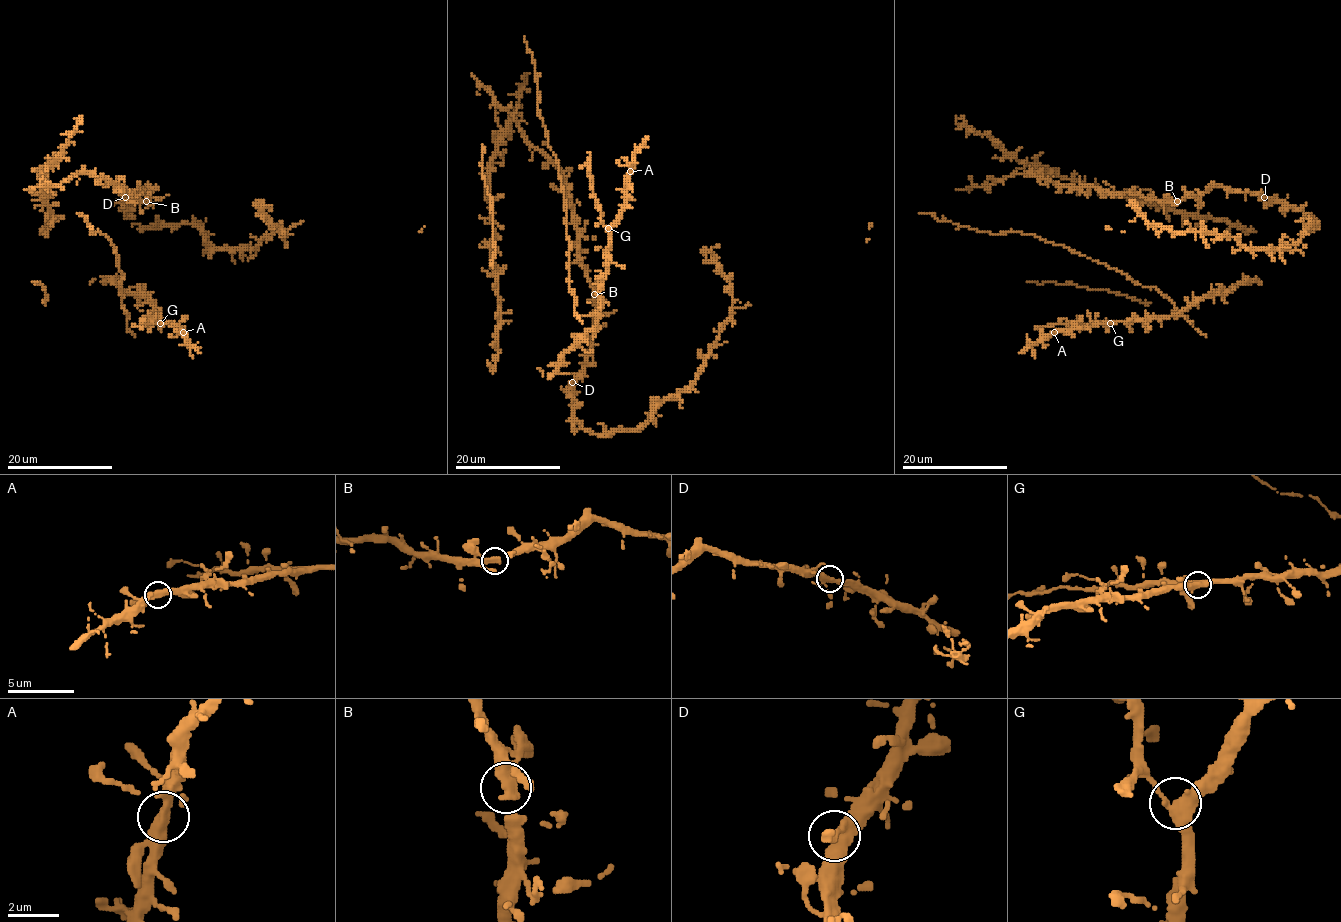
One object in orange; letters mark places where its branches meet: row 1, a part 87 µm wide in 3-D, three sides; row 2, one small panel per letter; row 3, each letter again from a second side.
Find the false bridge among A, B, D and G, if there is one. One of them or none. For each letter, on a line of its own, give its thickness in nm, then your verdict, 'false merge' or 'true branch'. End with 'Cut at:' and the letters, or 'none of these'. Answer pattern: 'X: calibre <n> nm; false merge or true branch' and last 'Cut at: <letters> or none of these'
A: calibre 320 nm; true branch
B: calibre 320 nm; true branch
D: calibre 360 nm; true branch
G: calibre 360 nm; true branch
Cut at: none of these

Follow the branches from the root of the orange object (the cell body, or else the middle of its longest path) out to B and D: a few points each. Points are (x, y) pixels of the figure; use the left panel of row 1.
B: (102, 178), (118, 187), (125, 187), (137, 201), (146, 201)
D: (102, 178), (118, 187), (125, 187), (137, 201), (148, 199), (148, 187), (146, 185), (139, 191), (125, 197)

